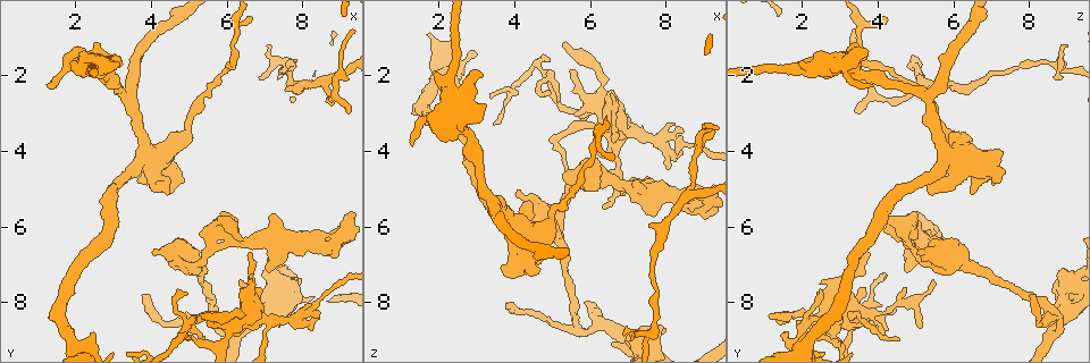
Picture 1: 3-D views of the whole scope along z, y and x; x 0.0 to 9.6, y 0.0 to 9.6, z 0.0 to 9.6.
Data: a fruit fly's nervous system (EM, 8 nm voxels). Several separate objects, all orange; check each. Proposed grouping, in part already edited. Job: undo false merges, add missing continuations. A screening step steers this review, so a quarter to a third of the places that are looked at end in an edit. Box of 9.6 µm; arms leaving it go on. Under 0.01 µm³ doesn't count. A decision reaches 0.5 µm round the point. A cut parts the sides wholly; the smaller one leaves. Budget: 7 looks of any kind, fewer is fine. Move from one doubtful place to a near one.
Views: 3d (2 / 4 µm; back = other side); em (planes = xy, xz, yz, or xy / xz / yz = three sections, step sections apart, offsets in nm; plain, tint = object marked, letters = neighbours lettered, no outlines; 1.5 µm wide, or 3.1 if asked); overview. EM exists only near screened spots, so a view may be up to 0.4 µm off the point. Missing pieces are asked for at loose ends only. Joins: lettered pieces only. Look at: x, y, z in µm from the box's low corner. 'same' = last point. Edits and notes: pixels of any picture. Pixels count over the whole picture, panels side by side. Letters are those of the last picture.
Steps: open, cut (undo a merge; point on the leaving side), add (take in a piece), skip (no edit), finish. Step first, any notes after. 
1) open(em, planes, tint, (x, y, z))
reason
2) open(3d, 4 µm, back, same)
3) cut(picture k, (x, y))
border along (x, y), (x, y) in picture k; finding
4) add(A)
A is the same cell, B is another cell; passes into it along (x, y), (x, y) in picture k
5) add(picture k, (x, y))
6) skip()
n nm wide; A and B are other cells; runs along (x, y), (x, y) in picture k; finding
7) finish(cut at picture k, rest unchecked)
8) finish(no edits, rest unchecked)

open(3d, 4 µm, back, (5.70, 8.35, 8.75))

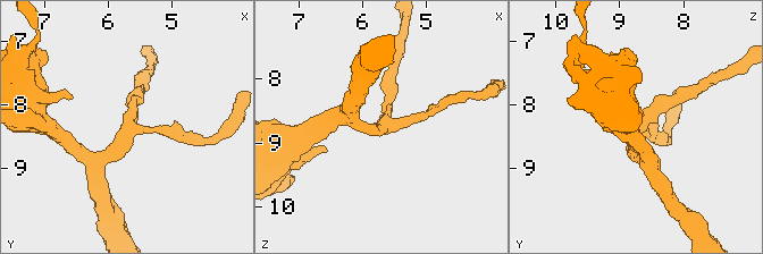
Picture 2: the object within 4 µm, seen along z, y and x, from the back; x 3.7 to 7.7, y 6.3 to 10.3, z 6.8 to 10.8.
open(em, xy, step 8, tint, (5.65, 8.35, 8.75))

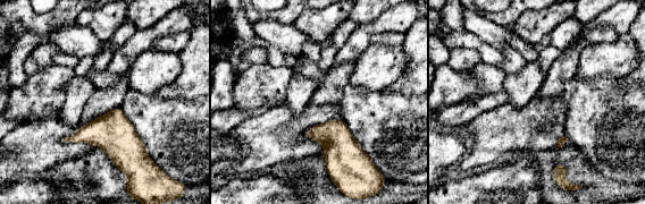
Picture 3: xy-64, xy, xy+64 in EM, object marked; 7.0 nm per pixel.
open(em, planes, letters, same)
cut it another way

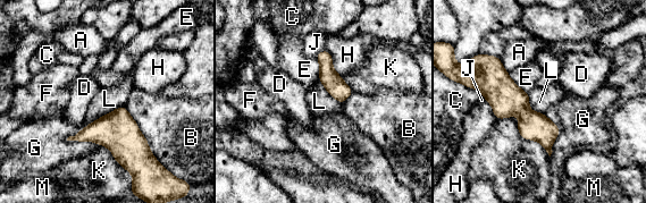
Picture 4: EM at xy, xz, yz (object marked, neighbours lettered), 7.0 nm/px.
skip()
200 nm wide; B touches over 650 nm; A, B, C, D, E, F, G, H, J, K, L and M are other cells; all the same cell

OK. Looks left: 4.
open(em, xy, step 4, tint, (6.75, 8.25, 4.25))
thin neck

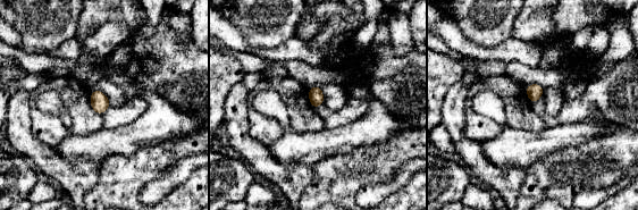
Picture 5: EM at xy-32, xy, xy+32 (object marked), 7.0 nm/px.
open(em, planes, letters, same)

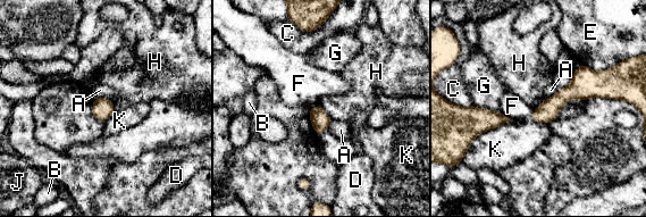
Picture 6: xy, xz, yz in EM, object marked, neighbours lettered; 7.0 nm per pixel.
skip()
K touches over 400 nm; A, B, C, D, E, F, G, H, J and K are other cells; continuous, no second cell

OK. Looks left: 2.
open(3d, 4 µm, (7.15, 1.10, 8.95))
free end

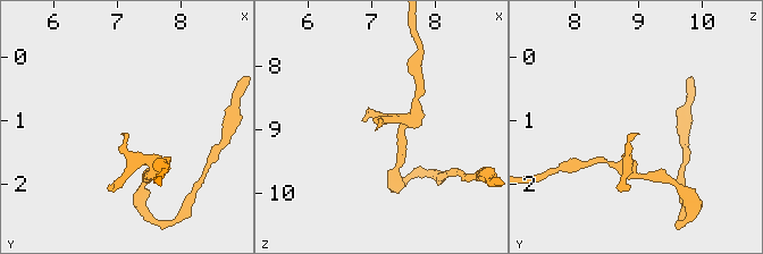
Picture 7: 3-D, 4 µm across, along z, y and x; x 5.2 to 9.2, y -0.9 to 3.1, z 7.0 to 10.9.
open(em, planes, letters, (7.10, 1.15, 8.95))

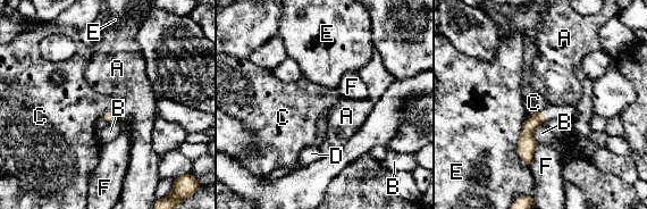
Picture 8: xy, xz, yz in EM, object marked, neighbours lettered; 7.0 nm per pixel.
add(D)
D is the same cell, A, B, C, E and F are other cells; it goes on there

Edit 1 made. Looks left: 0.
finish(add at picture 8, rest unchecked)

